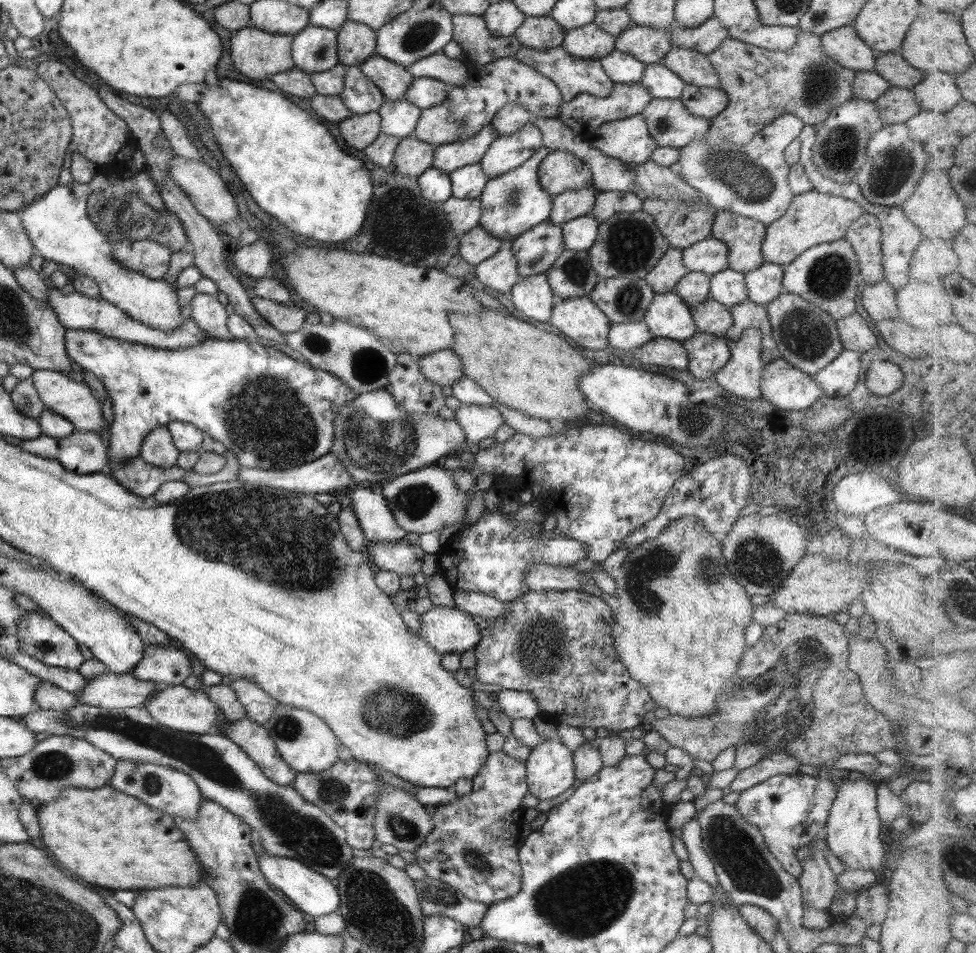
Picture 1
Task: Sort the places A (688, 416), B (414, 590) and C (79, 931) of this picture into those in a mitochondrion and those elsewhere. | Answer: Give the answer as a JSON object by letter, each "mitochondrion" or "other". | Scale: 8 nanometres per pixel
{"A":"mitochondrion","B":"other","C":"mitochondrion"}

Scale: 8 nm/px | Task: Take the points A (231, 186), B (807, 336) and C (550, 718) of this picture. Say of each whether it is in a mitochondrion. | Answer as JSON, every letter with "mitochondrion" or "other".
{"A":"other","B":"mitochondrion","C":"other"}

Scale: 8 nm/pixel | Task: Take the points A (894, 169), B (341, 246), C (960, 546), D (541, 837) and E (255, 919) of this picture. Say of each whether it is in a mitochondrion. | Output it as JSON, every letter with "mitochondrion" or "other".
{"A":"mitochondrion","B":"other","C":"other","D":"other","E":"mitochondrion"}

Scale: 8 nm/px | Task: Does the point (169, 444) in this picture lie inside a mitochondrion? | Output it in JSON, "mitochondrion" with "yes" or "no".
{"mitochondrion":"no"}

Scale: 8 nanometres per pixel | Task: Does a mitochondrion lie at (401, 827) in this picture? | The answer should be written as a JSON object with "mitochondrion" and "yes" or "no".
{"mitochondrion":"yes"}

